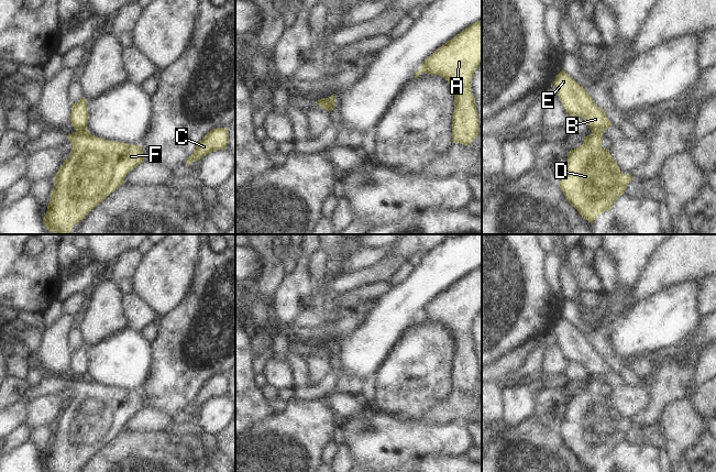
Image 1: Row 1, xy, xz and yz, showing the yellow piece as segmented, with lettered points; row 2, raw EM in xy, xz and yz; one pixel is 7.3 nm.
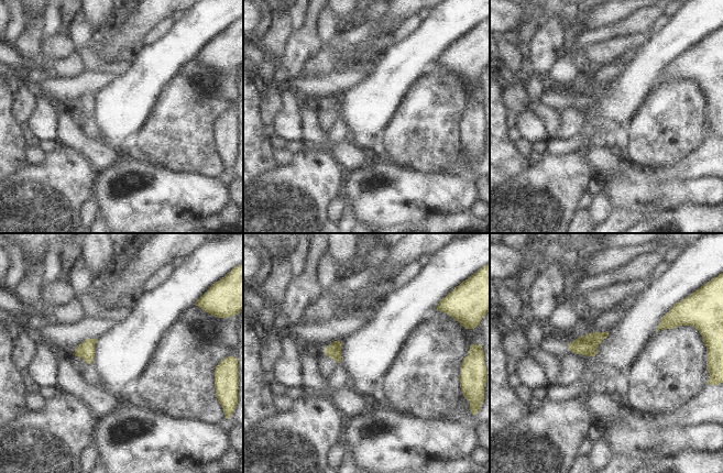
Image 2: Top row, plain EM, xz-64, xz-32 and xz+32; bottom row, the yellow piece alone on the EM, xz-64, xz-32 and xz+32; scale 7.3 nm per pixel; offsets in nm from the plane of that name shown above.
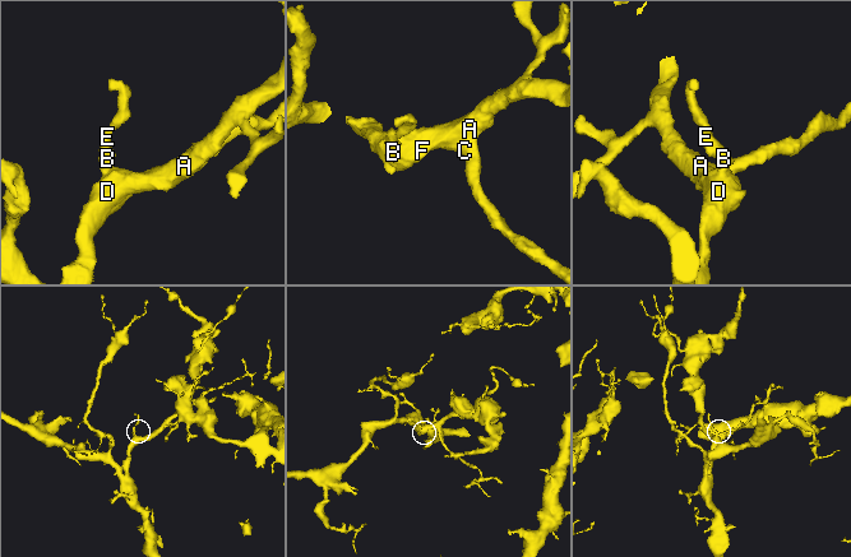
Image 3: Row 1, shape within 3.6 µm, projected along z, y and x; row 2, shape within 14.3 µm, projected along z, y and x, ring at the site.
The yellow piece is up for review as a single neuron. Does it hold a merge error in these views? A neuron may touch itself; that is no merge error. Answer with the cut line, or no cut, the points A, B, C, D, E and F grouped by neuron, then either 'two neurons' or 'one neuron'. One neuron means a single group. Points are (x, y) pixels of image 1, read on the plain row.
yz (592, 377), (599, 377), (602, 380) | A C D F / B E | two neurons

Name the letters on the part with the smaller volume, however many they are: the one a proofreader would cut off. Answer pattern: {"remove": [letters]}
{"remove": ["B", "E"]}

